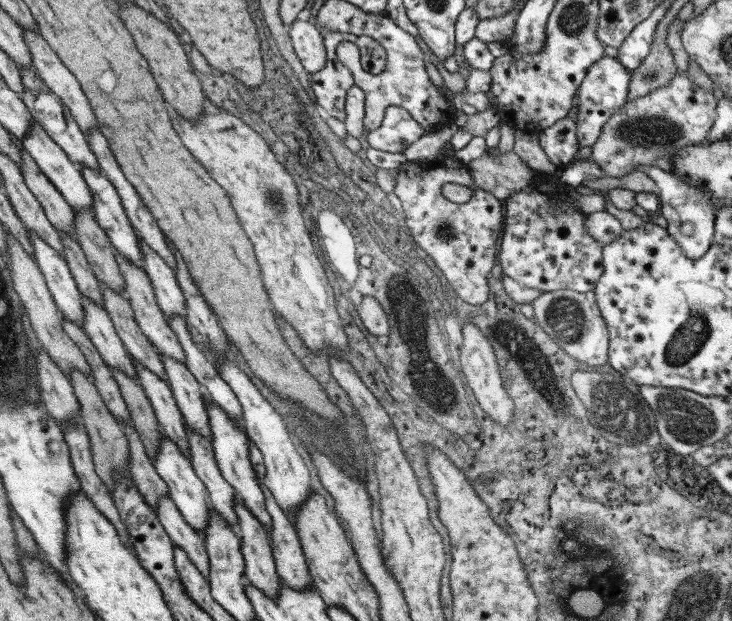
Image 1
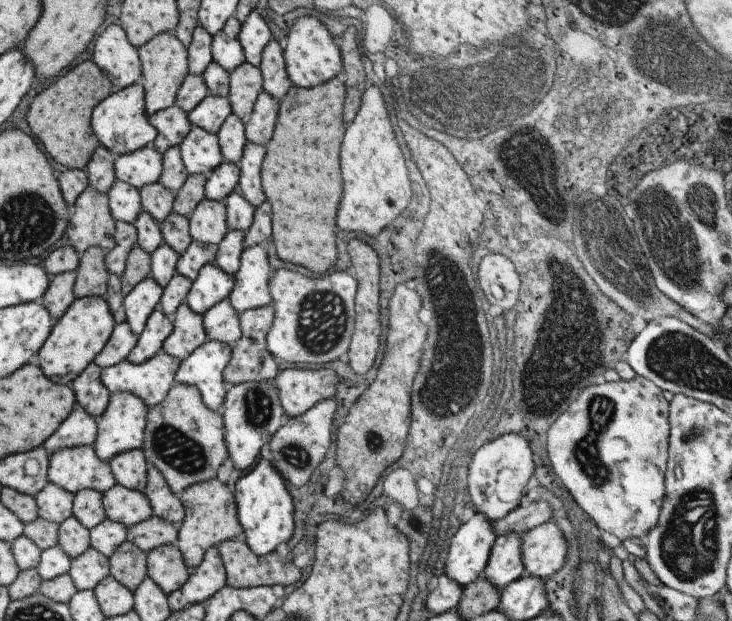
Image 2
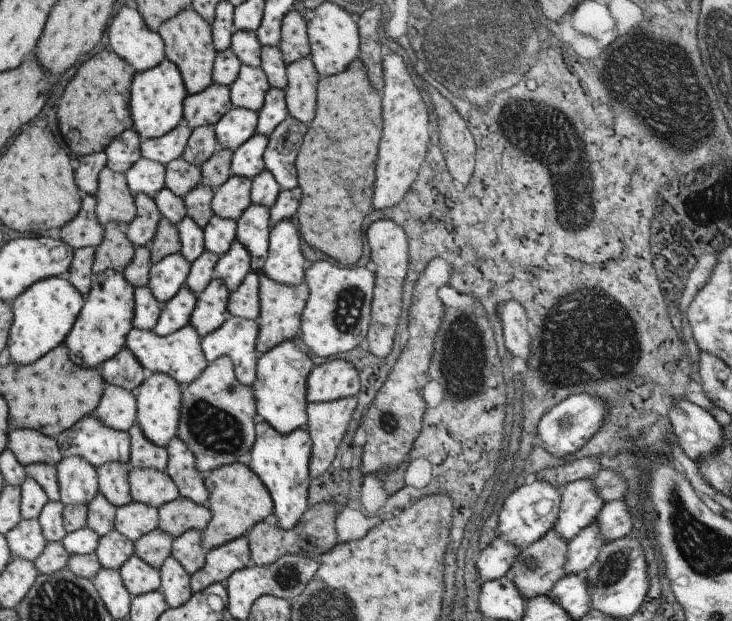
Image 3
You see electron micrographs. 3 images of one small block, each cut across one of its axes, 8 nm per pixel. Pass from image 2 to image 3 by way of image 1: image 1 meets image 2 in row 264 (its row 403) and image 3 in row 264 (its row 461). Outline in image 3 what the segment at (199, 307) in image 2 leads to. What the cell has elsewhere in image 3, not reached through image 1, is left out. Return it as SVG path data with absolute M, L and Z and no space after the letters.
M234 239L225 254L221 255L213 266L213 279L218 279L225 289L231 293L250 272L249 254Z

